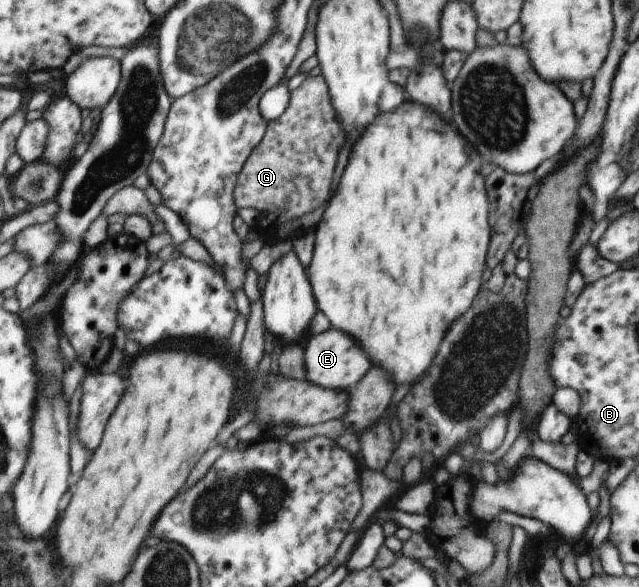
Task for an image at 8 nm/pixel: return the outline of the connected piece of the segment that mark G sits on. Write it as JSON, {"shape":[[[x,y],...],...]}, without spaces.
{"shape":[[[322,75],[307,76],[307,79],[297,89],[290,91],[288,105],[285,111],[276,119],[271,119],[267,125],[266,136],[251,153],[249,160],[243,165],[241,175],[234,186],[234,205],[239,208],[252,207],[259,211],[256,223],[259,221],[273,221],[273,229],[281,223],[295,221],[301,215],[311,213],[313,209],[323,207],[325,199],[329,197],[331,175],[335,169],[335,159],[339,147],[343,145],[343,129],[335,119],[335,109],[330,102],[330,93]]]}

